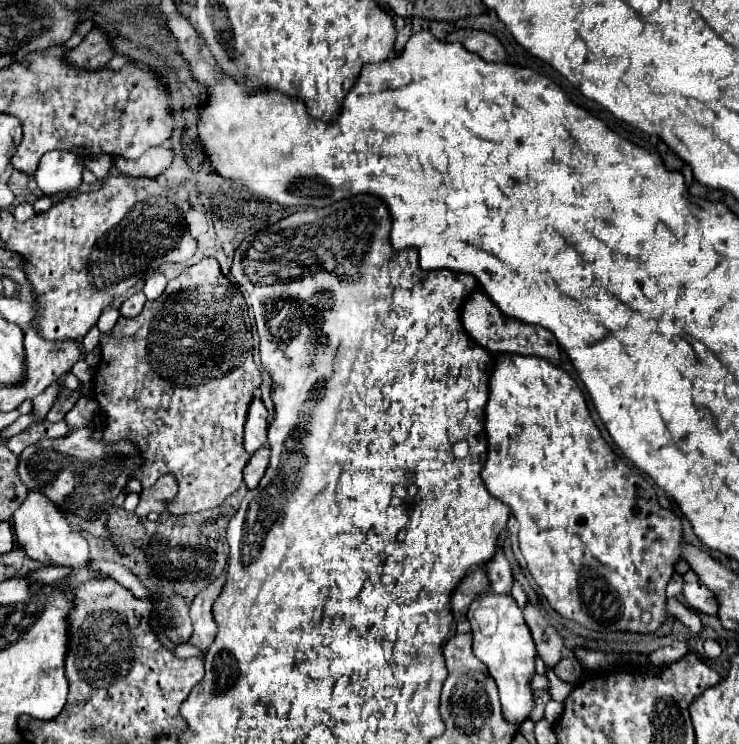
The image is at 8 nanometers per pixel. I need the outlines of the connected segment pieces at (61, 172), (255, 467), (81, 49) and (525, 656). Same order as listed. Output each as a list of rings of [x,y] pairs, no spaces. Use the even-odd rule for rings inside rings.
[[[53,150],[41,158],[33,178],[47,196],[75,192],[83,184],[83,168],[85,162],[77,154]]]
[[[263,446],[261,450],[257,450],[251,460],[247,462],[247,466],[243,468],[243,480],[247,484],[249,490],[257,488],[259,480],[263,478],[265,470],[267,470],[267,464],[269,464],[269,446]]]
[[[95,28],[77,48],[73,48],[73,52],[69,52],[69,58],[79,68],[105,68],[107,62],[113,58],[111,38],[103,30]]]
[[[491,592],[479,596],[471,604],[467,618],[473,630],[473,653],[489,668],[489,674],[495,678],[499,686],[503,716],[507,722],[521,726],[535,708],[531,678],[535,674],[535,656],[537,656],[531,632],[523,620],[523,612],[517,608],[513,598]]]

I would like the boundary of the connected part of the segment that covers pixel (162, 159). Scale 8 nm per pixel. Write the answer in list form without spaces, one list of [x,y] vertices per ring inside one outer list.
[[[157,146],[157,148],[151,148],[149,152],[145,152],[141,158],[137,160],[125,160],[125,158],[119,158],[115,156],[115,168],[123,174],[129,174],[129,176],[159,176],[161,172],[165,172],[171,162],[175,158],[175,150],[169,148],[169,146]]]

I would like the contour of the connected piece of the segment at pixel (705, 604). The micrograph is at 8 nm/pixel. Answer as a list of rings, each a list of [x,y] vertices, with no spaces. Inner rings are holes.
[[[693,582],[693,584],[685,584],[683,588],[683,594],[685,594],[685,600],[691,608],[703,612],[703,614],[711,614],[715,616],[717,614],[717,598],[713,596],[713,592],[705,586],[701,586],[699,582]]]

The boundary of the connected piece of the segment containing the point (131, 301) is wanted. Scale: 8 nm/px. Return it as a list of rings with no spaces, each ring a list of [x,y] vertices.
[[[137,292],[137,294],[133,294],[131,298],[127,298],[125,302],[123,302],[123,306],[121,306],[121,316],[125,316],[125,318],[133,318],[133,316],[139,316],[141,314],[141,310],[143,310],[143,304],[147,302],[147,298],[145,298],[145,294],[143,292]]]

